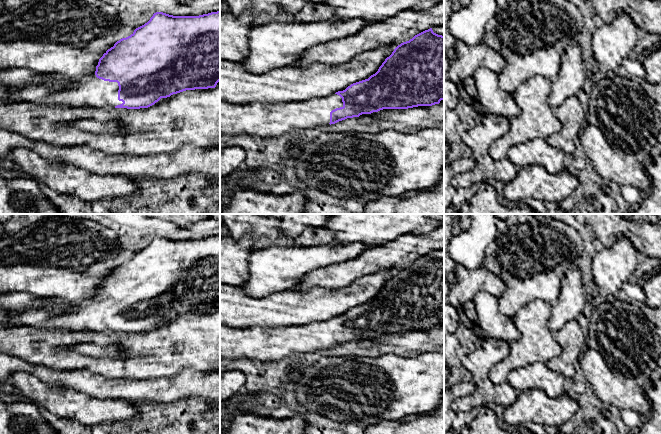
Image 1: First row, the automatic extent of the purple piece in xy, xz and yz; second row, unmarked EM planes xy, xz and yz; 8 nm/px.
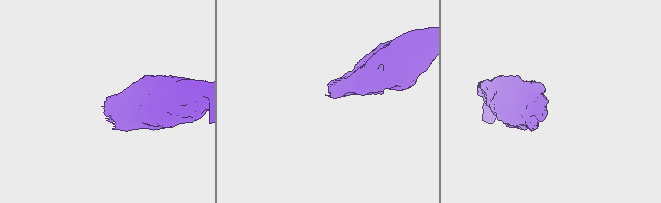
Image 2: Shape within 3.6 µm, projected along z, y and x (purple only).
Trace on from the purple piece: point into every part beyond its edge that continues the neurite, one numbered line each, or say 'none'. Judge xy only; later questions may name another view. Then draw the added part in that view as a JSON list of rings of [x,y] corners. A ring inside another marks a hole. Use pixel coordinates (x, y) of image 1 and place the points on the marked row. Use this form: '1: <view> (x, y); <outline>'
1: xy (85, 92); [[[93,73],[87,78],[70,78],[66,85],[60,87],[33,85],[20,90],[9,90],[0,83],[0,99],[108,109],[123,103],[118,100],[118,90],[117,82],[104,81]]]

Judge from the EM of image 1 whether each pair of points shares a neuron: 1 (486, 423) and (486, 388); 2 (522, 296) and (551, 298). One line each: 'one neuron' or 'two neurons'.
1: two neurons
2: one neuron

